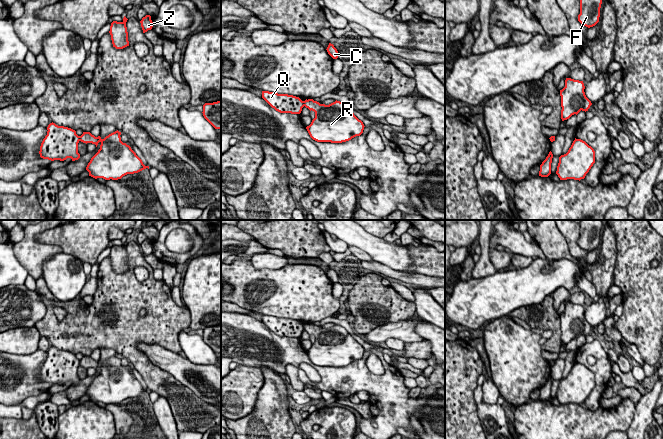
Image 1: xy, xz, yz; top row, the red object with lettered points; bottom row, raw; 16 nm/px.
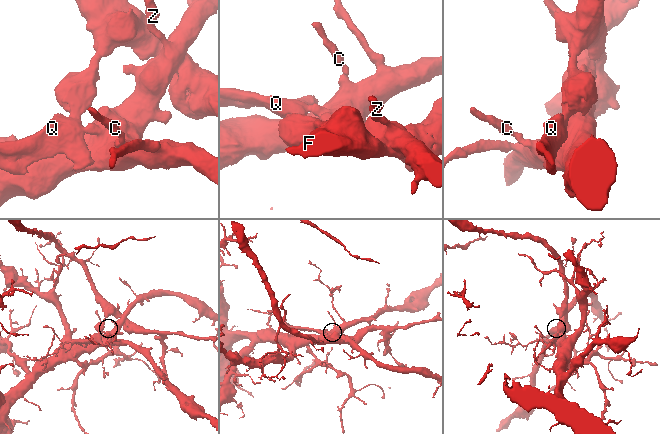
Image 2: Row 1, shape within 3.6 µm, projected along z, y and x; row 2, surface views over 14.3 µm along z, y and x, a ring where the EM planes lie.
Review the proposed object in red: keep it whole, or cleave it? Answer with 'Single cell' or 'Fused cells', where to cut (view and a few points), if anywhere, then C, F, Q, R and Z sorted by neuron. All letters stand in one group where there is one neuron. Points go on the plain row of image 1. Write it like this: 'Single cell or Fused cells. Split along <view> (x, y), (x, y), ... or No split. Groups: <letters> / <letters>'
Fused cells. Split along xy (79, 360), (80, 364). Groups: C R Z / F Q

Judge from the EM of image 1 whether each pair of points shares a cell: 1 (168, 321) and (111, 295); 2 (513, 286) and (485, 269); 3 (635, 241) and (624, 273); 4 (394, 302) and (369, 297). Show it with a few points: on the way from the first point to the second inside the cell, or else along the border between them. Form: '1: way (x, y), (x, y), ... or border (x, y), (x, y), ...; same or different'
1: way (154, 307), (143, 296), (125, 296); same
2: border (496, 271), (490, 275), (472, 278); different
3: way (635, 249), (632, 265); same
4: way (388, 302), (375, 302); same

